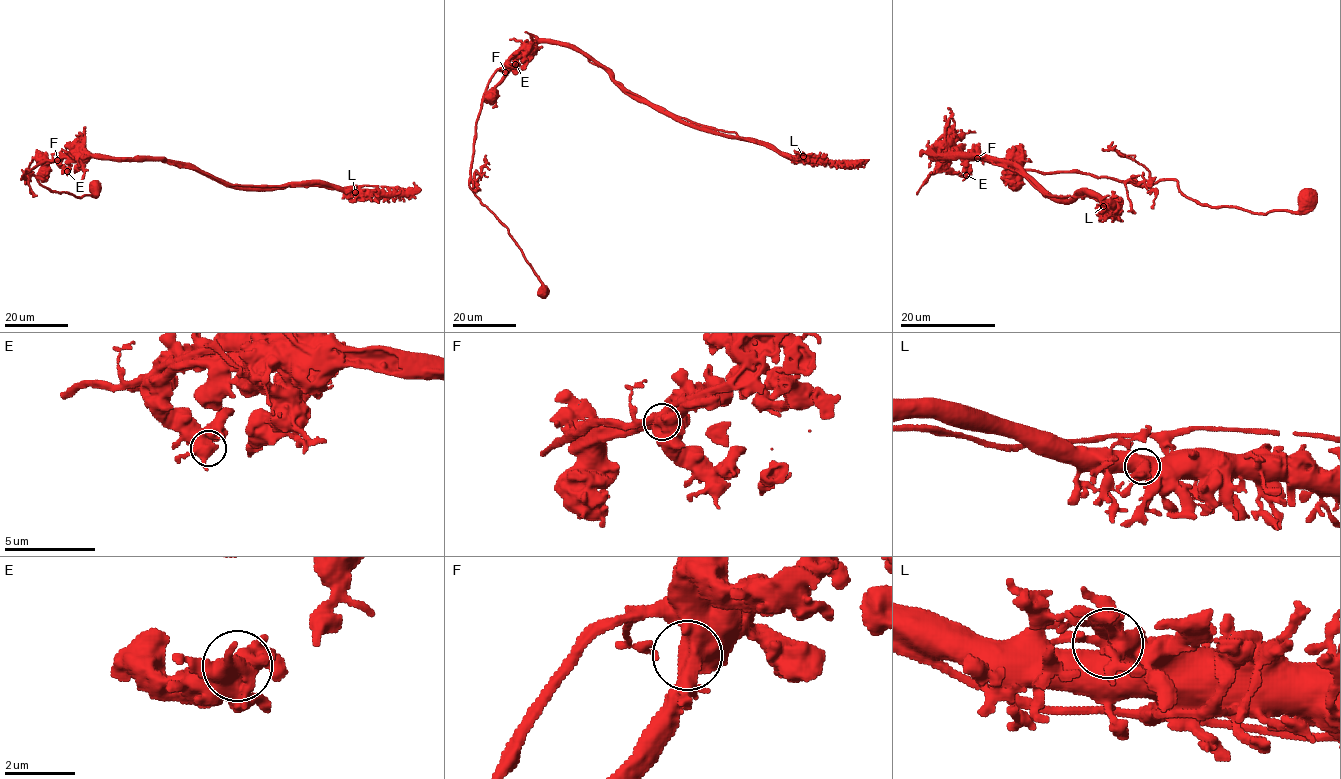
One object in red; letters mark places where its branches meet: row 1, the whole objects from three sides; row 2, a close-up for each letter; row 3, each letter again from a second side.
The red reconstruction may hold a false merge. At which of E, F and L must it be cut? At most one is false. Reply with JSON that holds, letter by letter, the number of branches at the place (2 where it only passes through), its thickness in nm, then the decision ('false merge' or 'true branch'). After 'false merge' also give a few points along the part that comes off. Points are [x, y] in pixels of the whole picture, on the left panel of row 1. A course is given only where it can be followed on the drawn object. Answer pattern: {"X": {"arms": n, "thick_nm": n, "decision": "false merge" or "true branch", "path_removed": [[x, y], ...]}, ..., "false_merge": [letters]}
{"E": {"arms": 5, "thick_nm": 500, "decision": "true branch"}, "F": {"arms": 2, "thick_nm": 650, "decision": "false merge", "path_removed": [[57, 160], [78, 152], [97, 157], [156, 157], [232, 185], [381, 185], [405, 189], [412, 197]]}, "L": {"arms": 3, "thick_nm": 460, "decision": "true branch"}, "false_merge": ["F"]}

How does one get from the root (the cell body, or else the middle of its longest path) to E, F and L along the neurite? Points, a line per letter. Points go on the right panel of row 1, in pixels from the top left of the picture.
E: (1307, 197), (1297, 211), (1253, 213), (1199, 204), (1172, 179), (1137, 185), (977, 158), (968, 162), (966, 175)
F: (1307, 197), (1297, 211), (1253, 213), (1199, 204), (1172, 179), (1137, 185), (976, 158)
L: (1307, 197), (1253, 213), (1199, 204), (1172, 179), (932, 152), (1103, 206)

